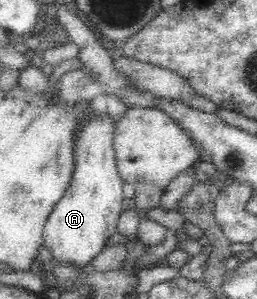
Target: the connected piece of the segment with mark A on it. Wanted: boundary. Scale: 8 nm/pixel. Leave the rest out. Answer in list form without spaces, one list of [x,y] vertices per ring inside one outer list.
[[[108,113],[97,114],[86,122],[76,138],[76,166],[70,186],[66,194],[56,203],[52,215],[49,216],[44,226],[43,246],[52,254],[52,260],[57,264],[67,264],[71,270],[82,270],[90,267],[92,260],[100,254],[111,241],[118,235],[118,224],[122,215],[122,202],[124,202],[124,180],[117,169],[116,155],[114,152],[113,138],[115,122]]]

